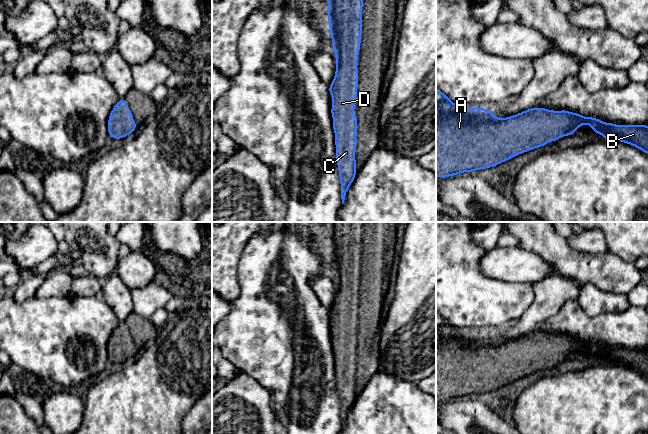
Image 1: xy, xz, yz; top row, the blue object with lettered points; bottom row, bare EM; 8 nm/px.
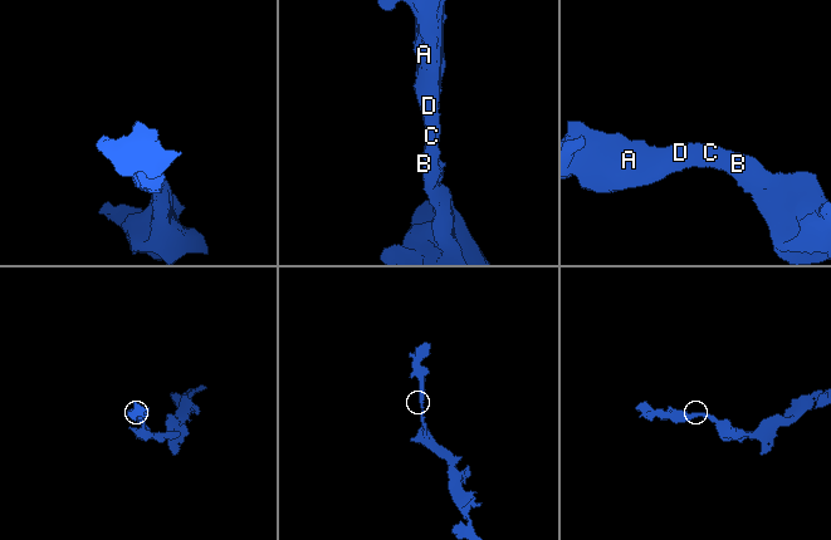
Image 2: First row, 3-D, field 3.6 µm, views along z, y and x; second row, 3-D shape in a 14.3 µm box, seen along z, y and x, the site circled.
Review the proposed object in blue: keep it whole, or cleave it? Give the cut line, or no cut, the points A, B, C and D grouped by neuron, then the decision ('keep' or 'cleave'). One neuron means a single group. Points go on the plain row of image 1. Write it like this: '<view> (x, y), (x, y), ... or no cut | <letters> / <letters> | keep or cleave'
no cut | A B C D | keep

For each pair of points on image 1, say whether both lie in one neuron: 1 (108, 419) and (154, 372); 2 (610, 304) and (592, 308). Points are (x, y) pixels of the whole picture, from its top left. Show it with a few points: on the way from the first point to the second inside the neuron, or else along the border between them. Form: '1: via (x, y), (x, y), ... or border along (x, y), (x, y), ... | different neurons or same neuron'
1: via (120, 407), (143, 384) | same neuron
2: via (606, 302), (598, 302), (596, 304) | same neuron

